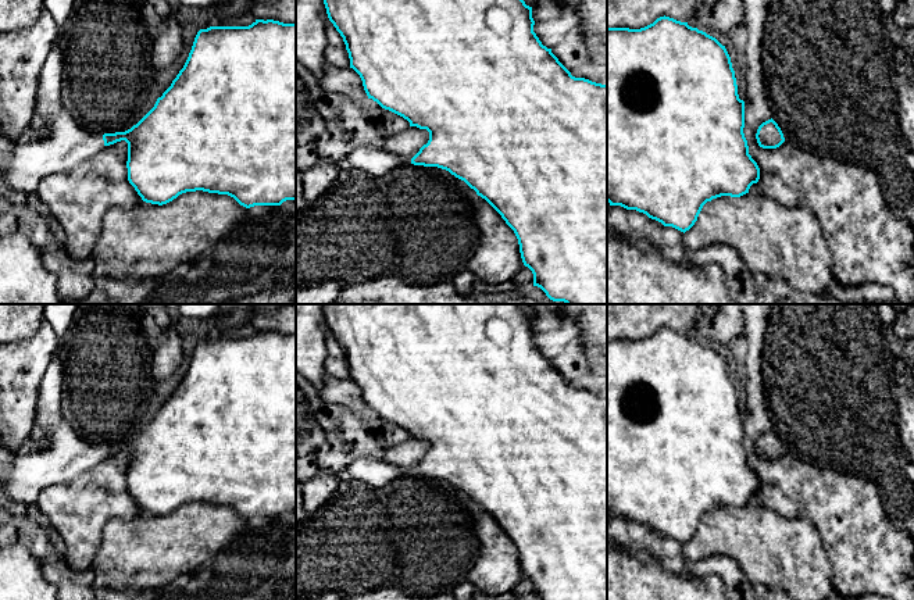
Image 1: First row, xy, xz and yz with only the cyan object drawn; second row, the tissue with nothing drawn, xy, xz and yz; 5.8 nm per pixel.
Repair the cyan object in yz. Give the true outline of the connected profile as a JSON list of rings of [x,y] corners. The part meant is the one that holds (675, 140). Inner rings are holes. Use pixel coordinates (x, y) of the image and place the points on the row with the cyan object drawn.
[[[660,17],[653,24],[640,28],[607,28],[607,201],[610,206],[621,206],[626,210],[636,210],[649,218],[672,226],[681,232],[689,231],[707,201],[721,196],[740,197],[749,193],[753,183],[760,179],[760,168],[749,154],[745,128],[745,101],[739,99],[735,71],[731,57],[715,38],[688,22],[670,17]]]

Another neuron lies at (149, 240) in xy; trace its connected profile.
[[[203,190],[186,192],[172,201],[158,206],[151,203],[139,203],[133,208],[111,207],[101,218],[101,231],[94,249],[90,254],[94,269],[93,276],[101,282],[104,279],[167,279],[181,264],[190,264],[208,253],[208,249],[218,240],[225,239],[239,225],[247,208],[240,206],[228,194],[208,193]]]

